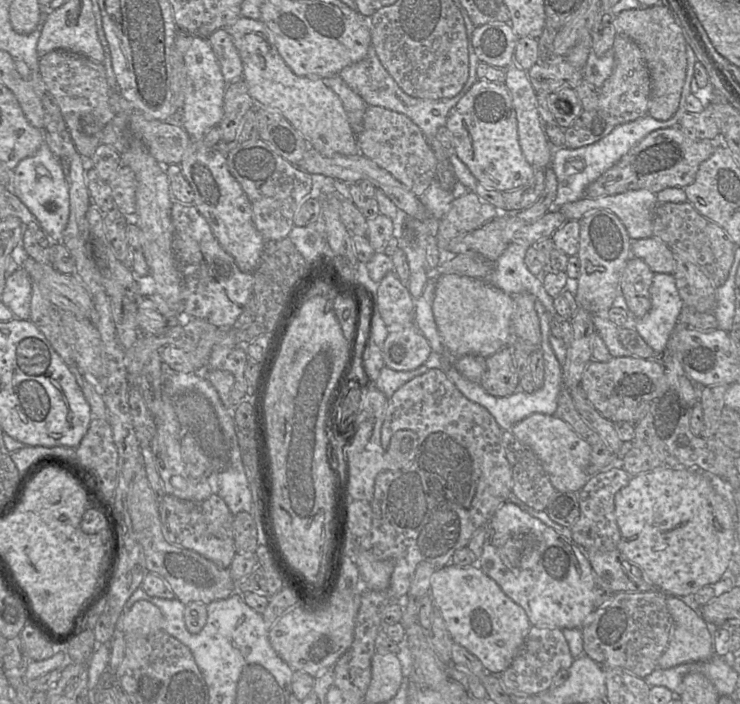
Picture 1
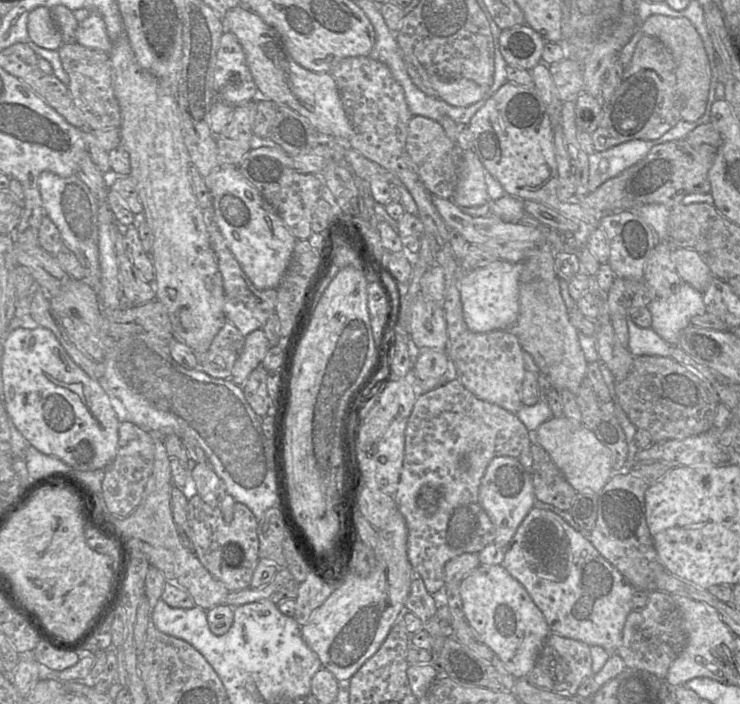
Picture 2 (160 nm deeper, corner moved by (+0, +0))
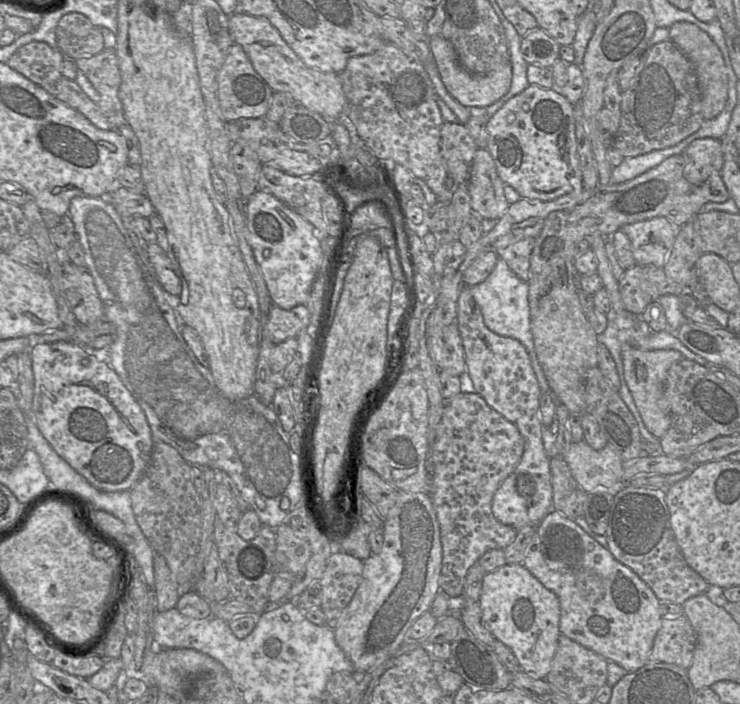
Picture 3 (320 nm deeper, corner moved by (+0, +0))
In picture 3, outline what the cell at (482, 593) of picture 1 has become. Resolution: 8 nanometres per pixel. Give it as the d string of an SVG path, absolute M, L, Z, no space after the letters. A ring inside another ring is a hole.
M507 564L485 575L479 604L486 628L513 652L522 671L534 679L545 680L561 635L558 597L523 564Z

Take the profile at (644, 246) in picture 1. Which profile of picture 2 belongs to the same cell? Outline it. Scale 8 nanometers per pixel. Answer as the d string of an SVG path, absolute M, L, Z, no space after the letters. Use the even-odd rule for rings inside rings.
M674 247L671 257L682 281L703 292L714 276L700 255L694 250Z

